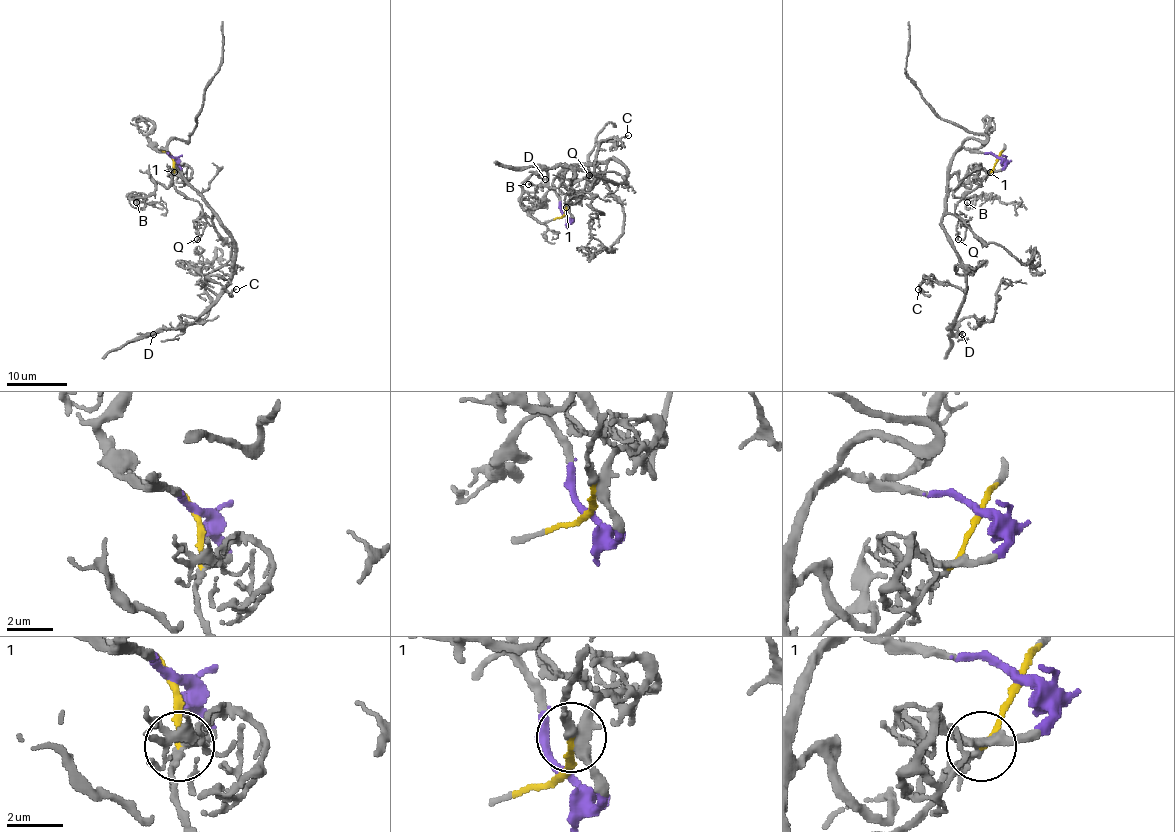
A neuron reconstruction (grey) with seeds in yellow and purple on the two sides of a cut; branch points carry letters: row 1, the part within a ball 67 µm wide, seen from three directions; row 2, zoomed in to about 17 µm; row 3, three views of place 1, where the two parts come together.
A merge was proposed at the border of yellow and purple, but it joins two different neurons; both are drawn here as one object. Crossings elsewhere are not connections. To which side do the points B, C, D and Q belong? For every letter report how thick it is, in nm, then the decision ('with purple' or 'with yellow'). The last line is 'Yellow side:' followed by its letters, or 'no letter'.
B: 180 nm | with purple
C: 140 nm | with purple
D: 180 nm | with purple
Q: 90 nm | with yellow
Yellow side: Q

